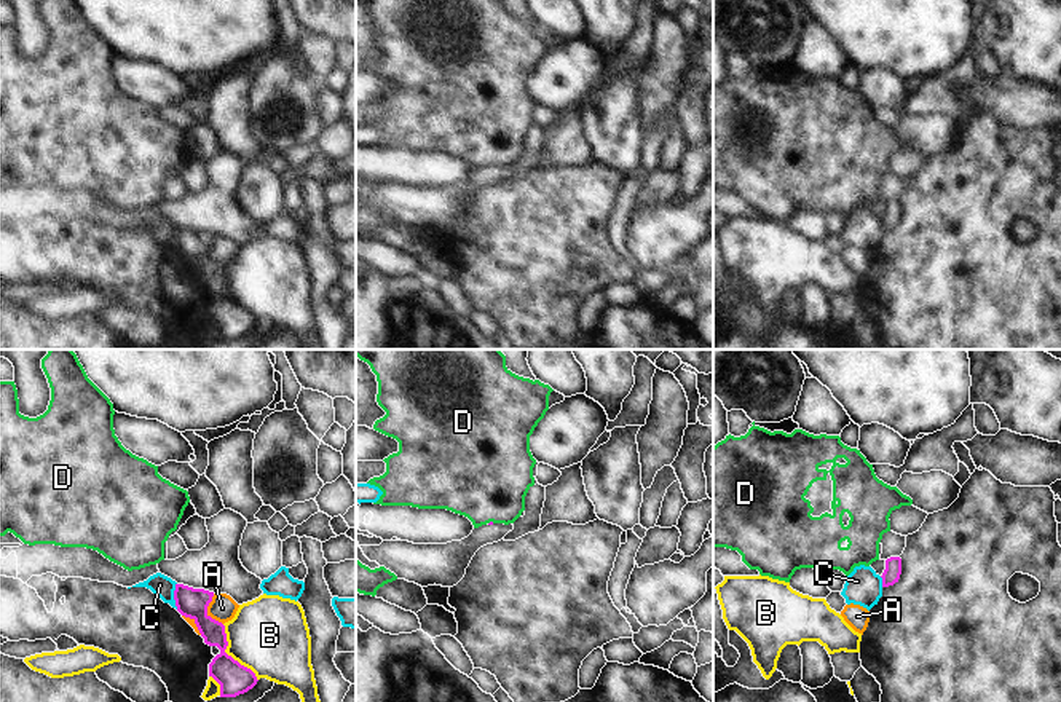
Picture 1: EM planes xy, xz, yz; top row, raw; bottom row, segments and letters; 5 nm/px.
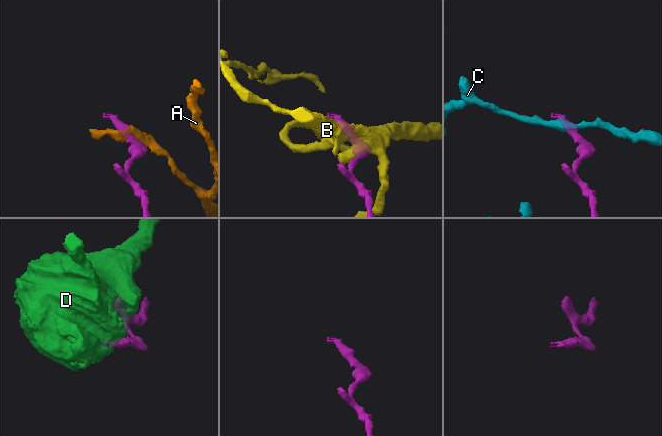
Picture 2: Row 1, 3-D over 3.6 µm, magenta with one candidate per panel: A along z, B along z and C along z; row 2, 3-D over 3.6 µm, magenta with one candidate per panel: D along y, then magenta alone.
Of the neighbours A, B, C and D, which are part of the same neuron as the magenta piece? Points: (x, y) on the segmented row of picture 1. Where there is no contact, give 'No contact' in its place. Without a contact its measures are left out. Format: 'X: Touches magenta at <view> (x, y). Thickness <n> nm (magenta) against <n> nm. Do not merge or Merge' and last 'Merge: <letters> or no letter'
A: Touches magenta at xy (206, 611). Thickness 150 nm (magenta) against 140 nm. Do not merge
B: Touches magenta at xy (230, 656). Thickness 160 nm (magenta) against 380 nm. Do not merge
C: Touches magenta at xy (174, 595). Thickness 150 nm (magenta) against 110 nm. Do not merge
D: Touches magenta at xz (490, 522). Thickness 20 nm (magenta) against 460 nm. Do not merge
Merge: no letter.

